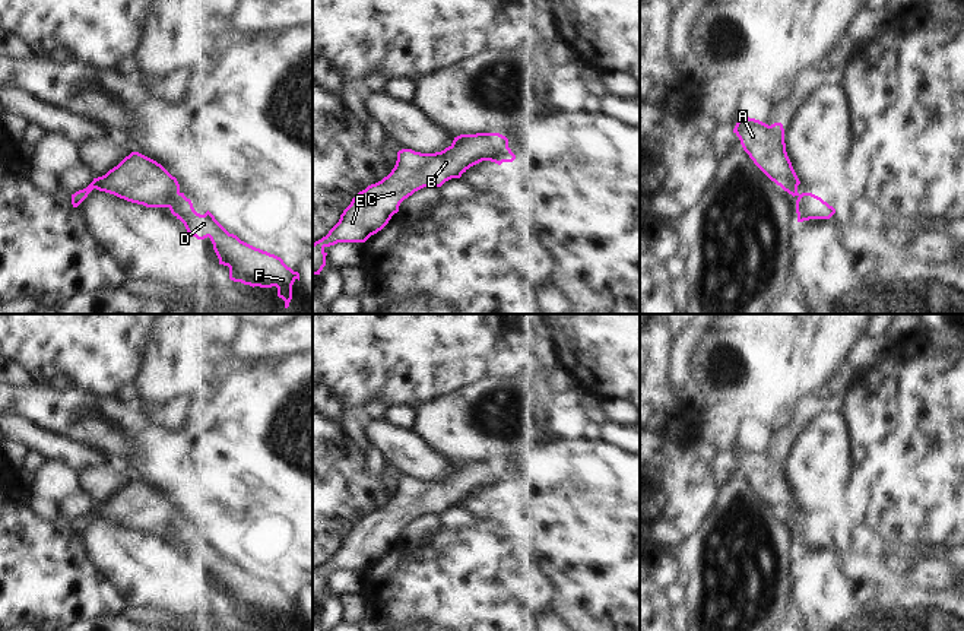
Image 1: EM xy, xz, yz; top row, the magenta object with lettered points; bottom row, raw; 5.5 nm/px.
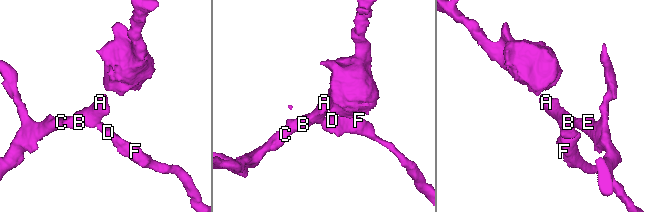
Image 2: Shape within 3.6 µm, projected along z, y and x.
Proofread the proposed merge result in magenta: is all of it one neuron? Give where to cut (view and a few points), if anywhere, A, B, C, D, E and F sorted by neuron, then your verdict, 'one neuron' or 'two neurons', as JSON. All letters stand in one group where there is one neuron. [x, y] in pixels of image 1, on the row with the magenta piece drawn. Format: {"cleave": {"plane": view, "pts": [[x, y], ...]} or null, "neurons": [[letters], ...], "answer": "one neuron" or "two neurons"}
{"cleave": {"plane": "xz", "pts": [[507, 146], [501, 161]]}, "neurons": [["A", "B", "C", "E"], ["D", "F"]], "answer": "two neurons"}

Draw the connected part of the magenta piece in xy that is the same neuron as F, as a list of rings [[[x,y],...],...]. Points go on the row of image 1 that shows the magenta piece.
[[[180,193],[168,206],[180,219],[187,232],[197,240],[210,238],[219,264],[229,267],[229,279],[250,286],[278,288],[278,297],[285,301],[285,308],[292,299],[292,285],[299,273],[288,267],[275,254],[256,248],[237,235],[229,234],[207,210],[200,215],[194,210],[190,199]]]

